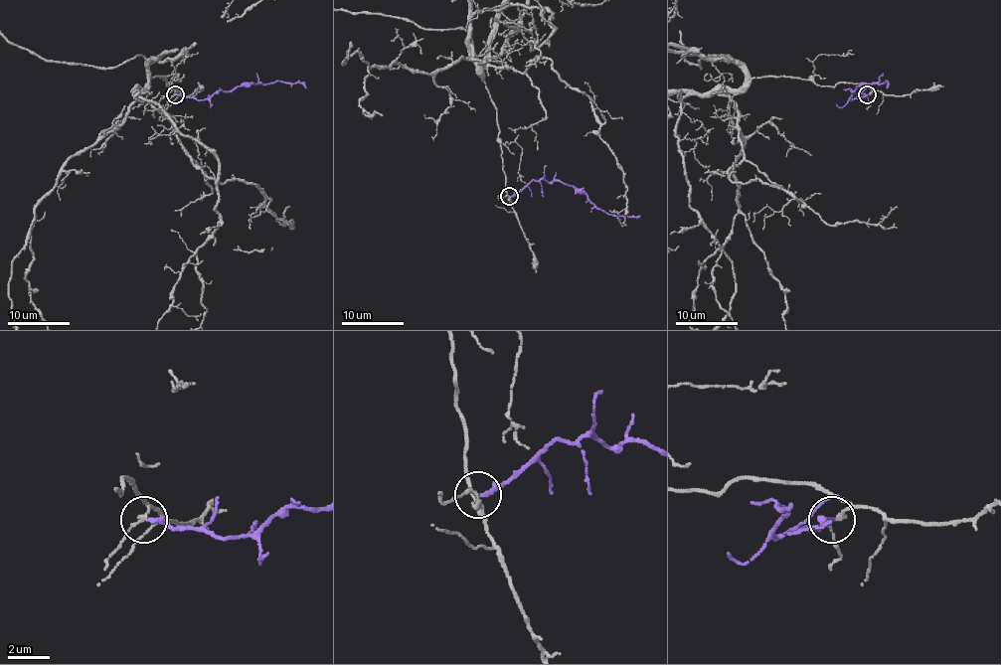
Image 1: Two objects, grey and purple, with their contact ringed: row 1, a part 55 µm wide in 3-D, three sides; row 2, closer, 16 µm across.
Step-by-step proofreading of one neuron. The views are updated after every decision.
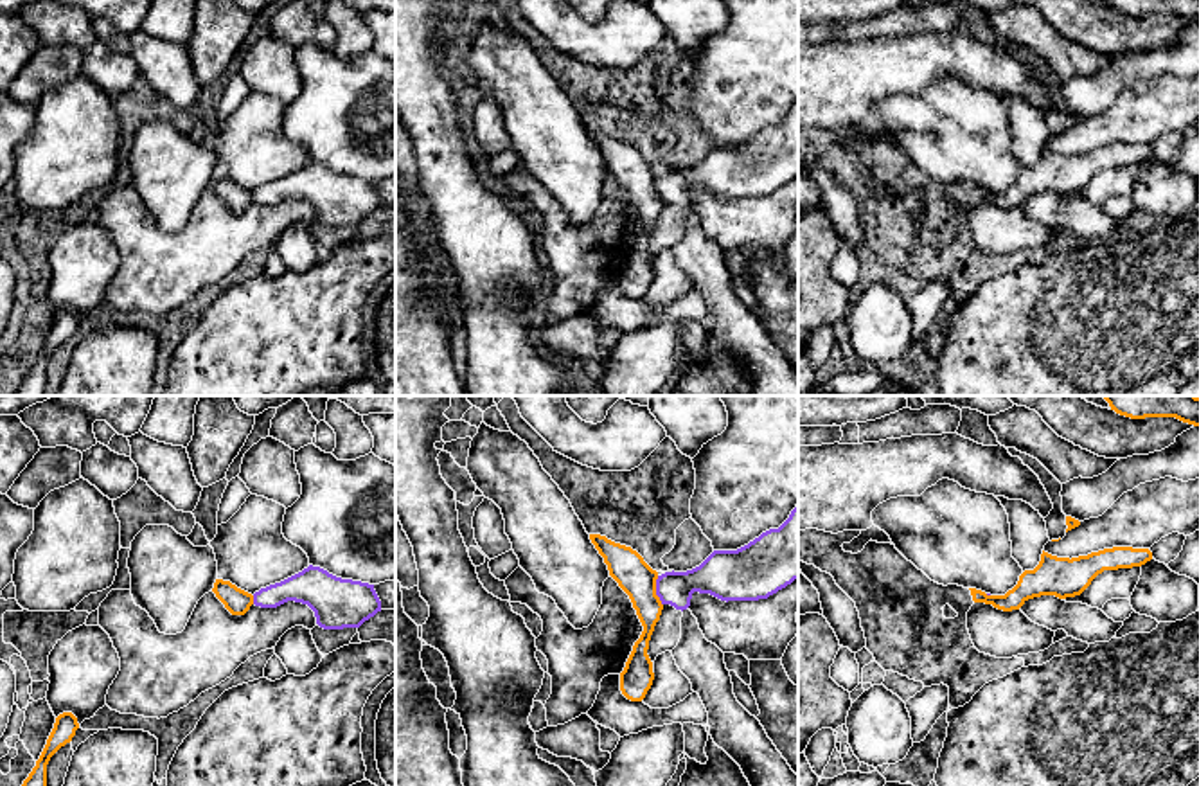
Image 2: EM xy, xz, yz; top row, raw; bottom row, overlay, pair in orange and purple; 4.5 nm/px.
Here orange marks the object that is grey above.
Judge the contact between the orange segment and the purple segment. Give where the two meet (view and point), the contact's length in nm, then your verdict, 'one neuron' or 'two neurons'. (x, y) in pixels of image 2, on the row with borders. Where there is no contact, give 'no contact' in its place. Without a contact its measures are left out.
xz (655, 590) | 140 nm | two neurons

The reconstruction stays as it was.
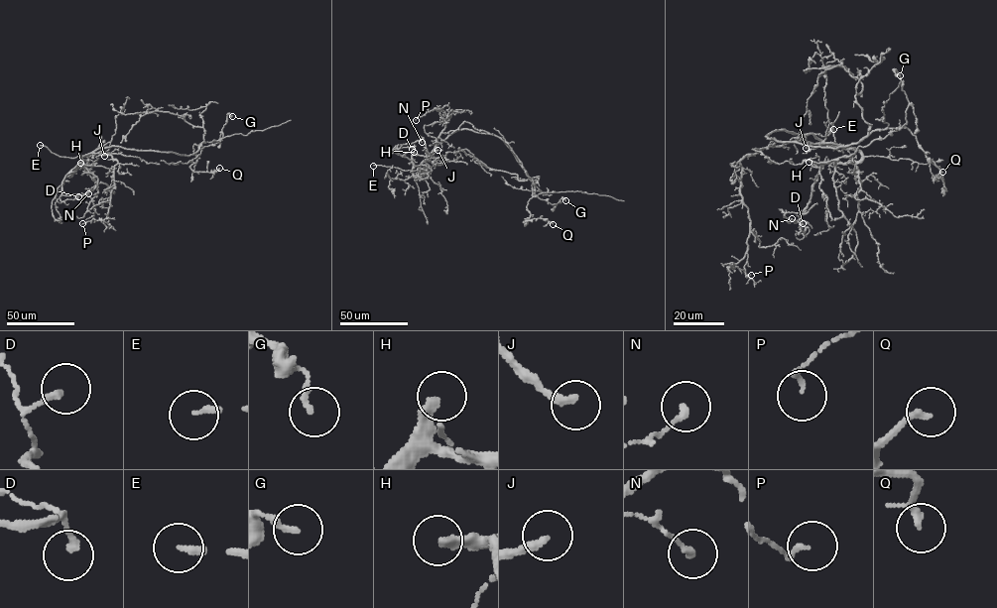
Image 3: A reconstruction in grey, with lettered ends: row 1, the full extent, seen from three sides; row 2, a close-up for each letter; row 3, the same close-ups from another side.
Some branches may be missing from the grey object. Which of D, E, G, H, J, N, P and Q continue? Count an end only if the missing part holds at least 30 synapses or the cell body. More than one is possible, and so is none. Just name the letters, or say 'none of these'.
E, H, J

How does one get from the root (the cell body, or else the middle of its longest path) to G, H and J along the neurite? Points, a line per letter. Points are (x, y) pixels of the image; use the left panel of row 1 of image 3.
G: (146, 151), (191, 155), (198, 149), (198, 145), (203, 147), (218, 142), (227, 114), (232, 116)
H: (146, 151), (106, 147), (86, 154), (80, 163)
J: (146, 151), (111, 146), (92, 152), (104, 156)

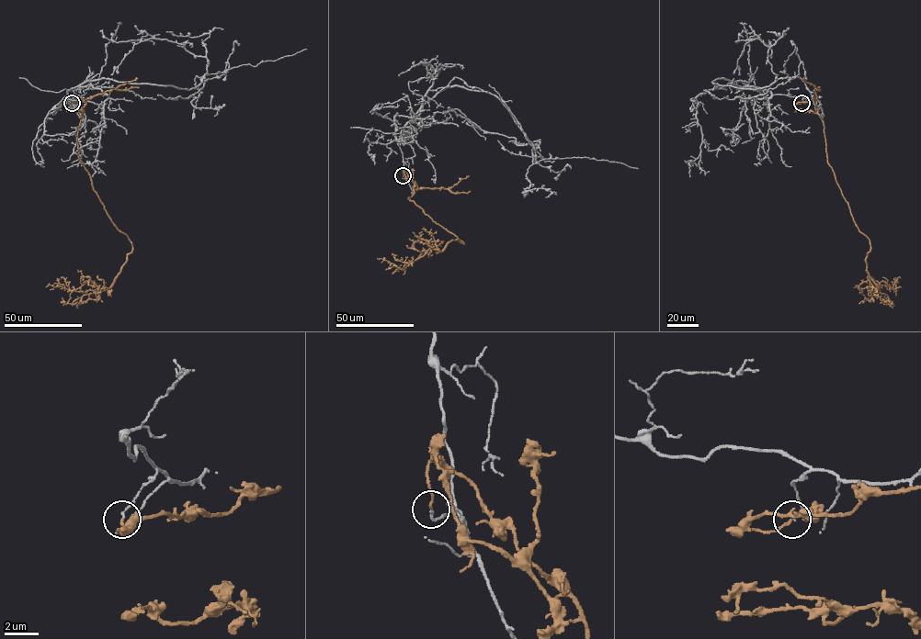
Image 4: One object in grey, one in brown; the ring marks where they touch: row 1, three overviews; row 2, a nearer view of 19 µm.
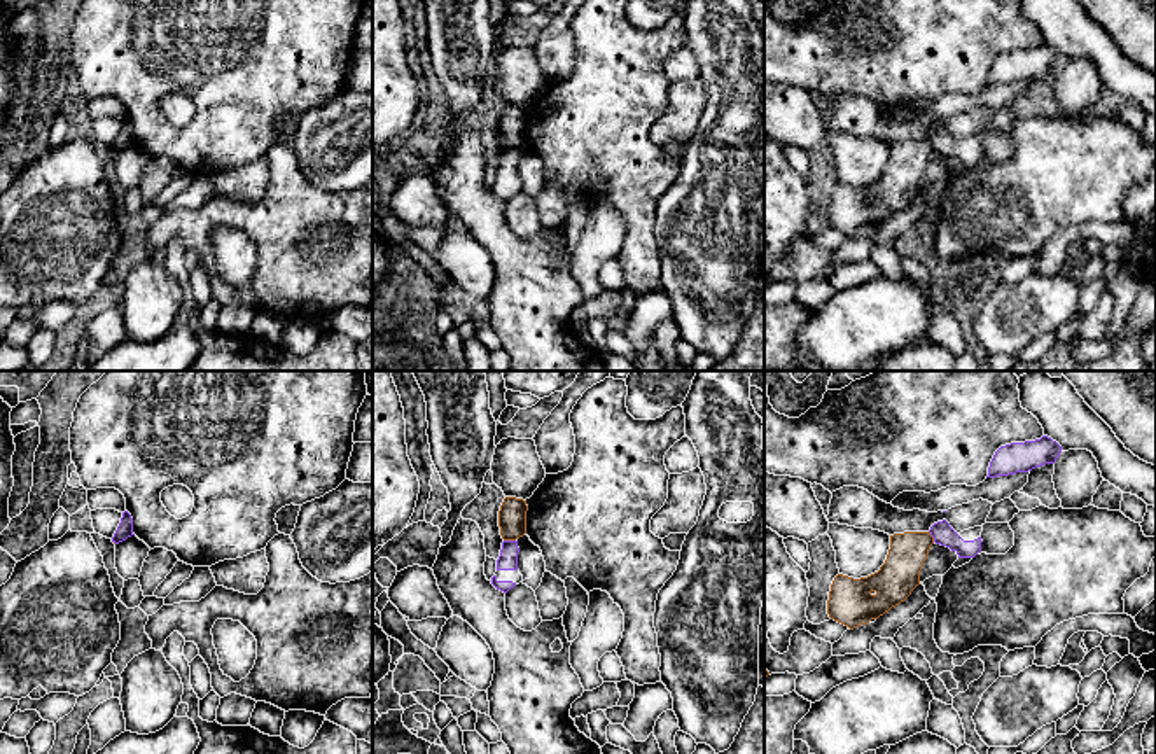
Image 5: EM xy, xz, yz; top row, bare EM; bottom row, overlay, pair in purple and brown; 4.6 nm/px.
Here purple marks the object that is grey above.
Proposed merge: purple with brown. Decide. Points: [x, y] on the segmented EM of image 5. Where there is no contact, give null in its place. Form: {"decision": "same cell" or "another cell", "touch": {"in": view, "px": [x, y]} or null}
{"decision": "another cell", "touch": {"in": "xz", "px": [509, 541]}}

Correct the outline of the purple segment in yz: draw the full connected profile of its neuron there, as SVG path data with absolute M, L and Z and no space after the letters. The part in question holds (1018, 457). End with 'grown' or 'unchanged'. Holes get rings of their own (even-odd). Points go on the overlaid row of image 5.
M1048 436L1035 441L1006 444L995 451L986 478L1028 472L1035 467L1055 464L1060 453L1062 446Z; unchanged

